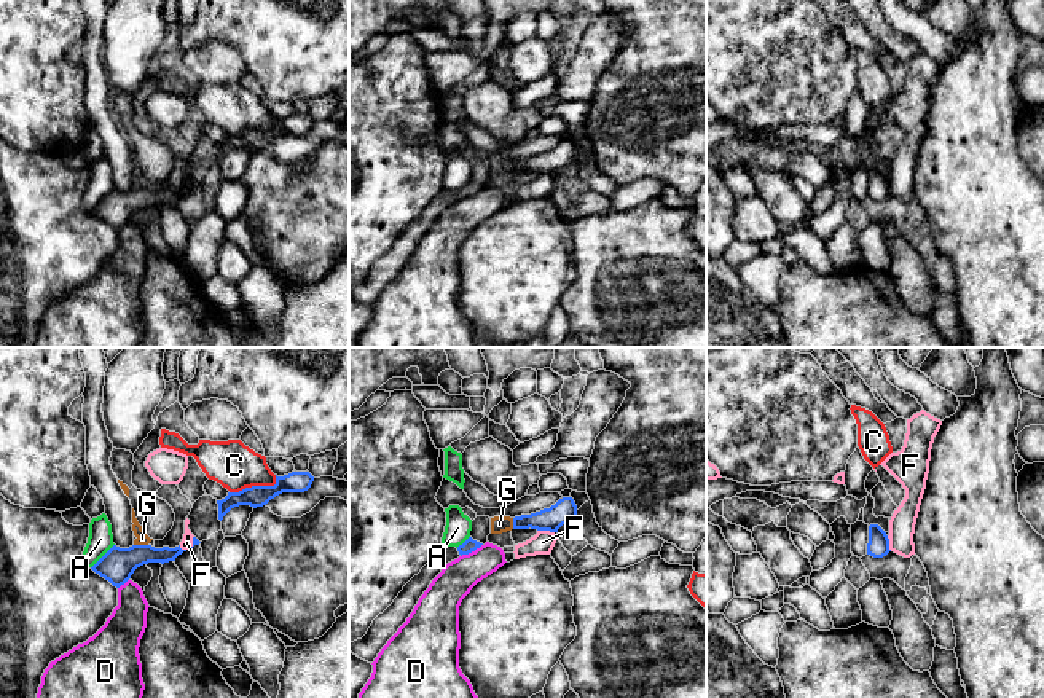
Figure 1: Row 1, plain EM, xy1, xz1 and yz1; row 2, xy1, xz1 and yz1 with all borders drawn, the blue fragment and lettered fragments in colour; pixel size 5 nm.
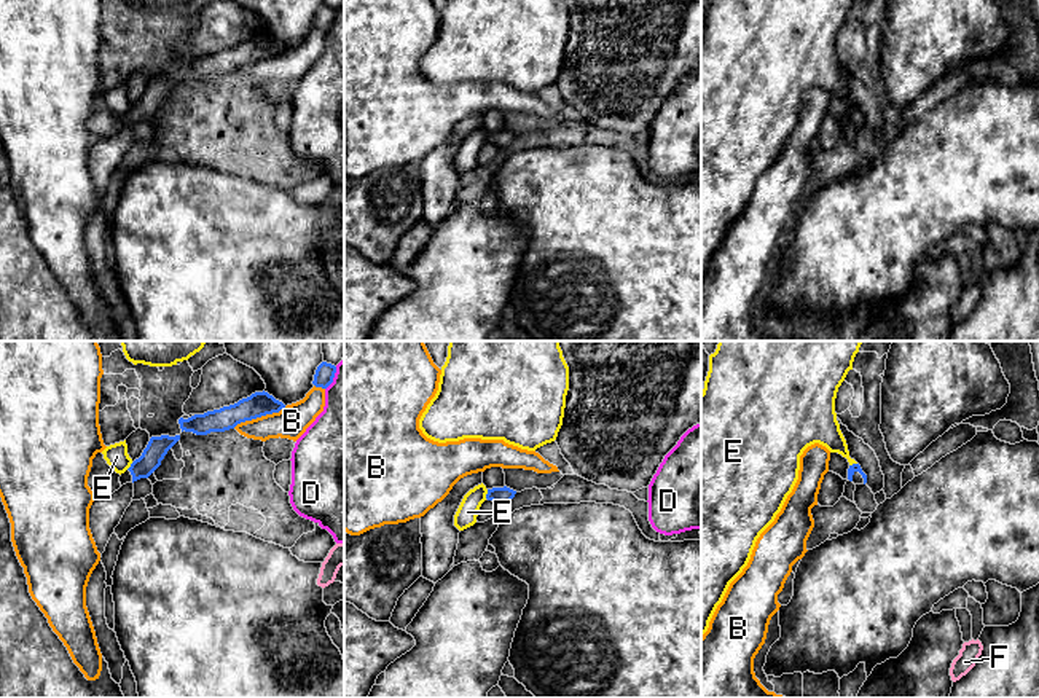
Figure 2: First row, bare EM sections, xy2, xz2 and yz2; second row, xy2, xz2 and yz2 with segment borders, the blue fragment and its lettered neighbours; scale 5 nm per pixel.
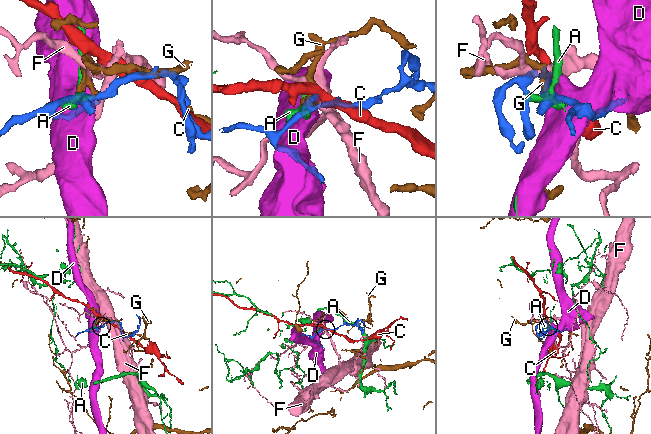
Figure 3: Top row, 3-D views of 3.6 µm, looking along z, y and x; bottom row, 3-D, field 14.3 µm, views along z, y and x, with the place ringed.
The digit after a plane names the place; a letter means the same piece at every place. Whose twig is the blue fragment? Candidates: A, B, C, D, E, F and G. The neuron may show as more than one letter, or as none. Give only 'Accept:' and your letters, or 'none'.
Accept: none

